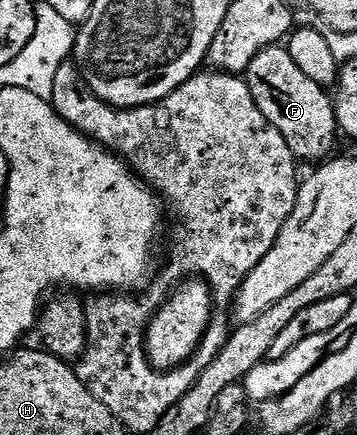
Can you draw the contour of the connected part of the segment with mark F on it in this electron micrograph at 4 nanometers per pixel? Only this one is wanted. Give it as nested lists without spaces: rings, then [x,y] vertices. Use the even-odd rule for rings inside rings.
[[[274,46],[255,54],[251,66],[243,73],[243,79],[251,90],[251,98],[255,98],[255,106],[259,106],[259,110],[263,110],[263,118],[283,134],[297,161],[321,162],[334,155],[333,143],[339,137],[334,97],[311,82],[311,78],[295,66],[295,58],[291,58],[288,47]]]

